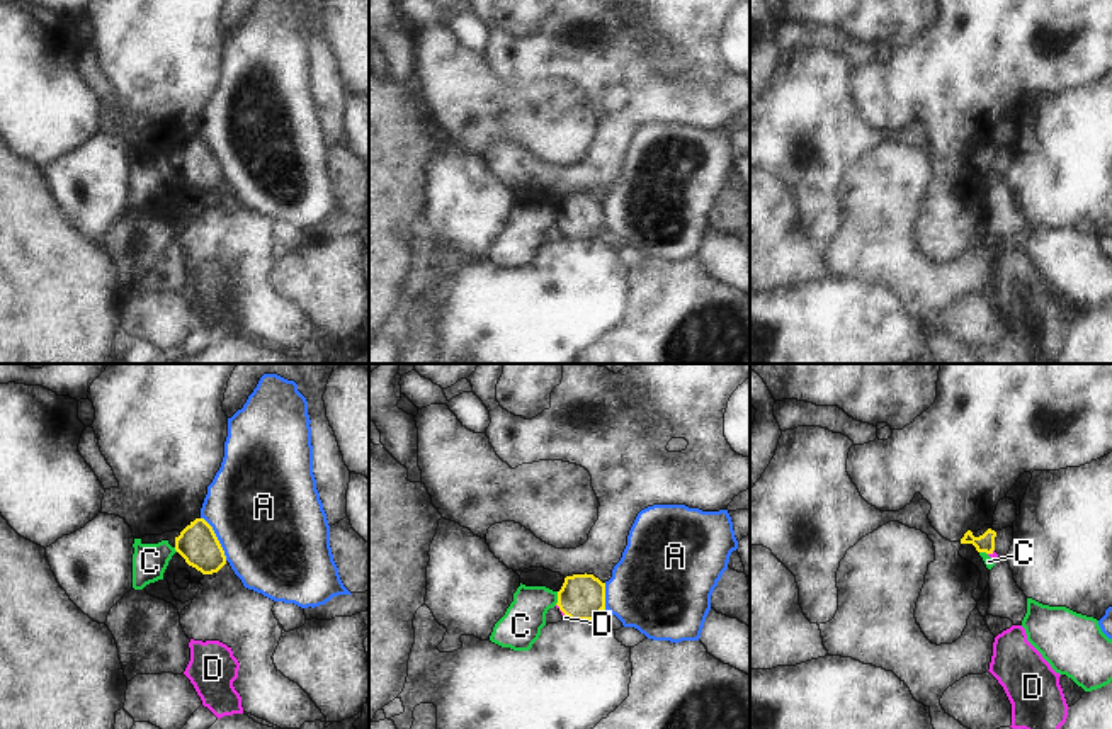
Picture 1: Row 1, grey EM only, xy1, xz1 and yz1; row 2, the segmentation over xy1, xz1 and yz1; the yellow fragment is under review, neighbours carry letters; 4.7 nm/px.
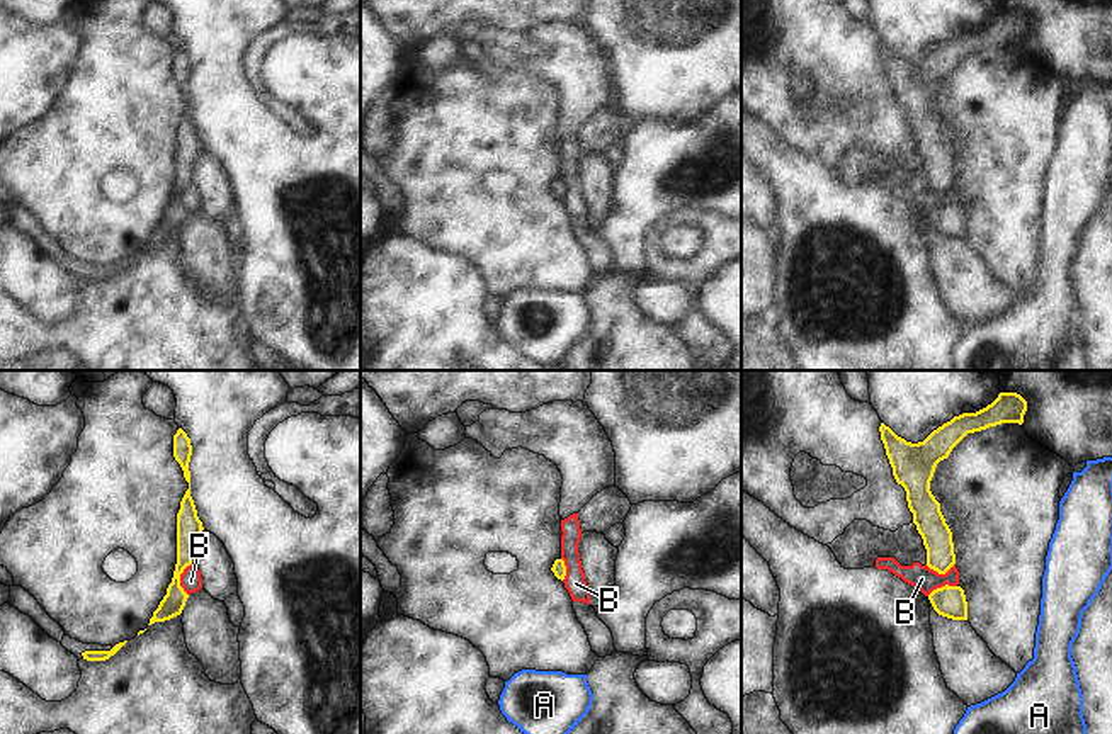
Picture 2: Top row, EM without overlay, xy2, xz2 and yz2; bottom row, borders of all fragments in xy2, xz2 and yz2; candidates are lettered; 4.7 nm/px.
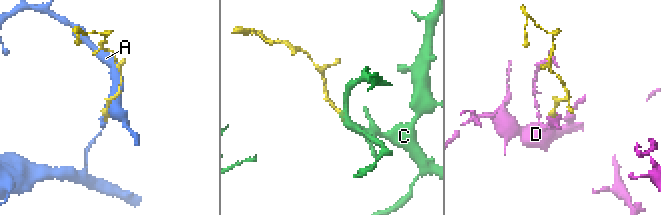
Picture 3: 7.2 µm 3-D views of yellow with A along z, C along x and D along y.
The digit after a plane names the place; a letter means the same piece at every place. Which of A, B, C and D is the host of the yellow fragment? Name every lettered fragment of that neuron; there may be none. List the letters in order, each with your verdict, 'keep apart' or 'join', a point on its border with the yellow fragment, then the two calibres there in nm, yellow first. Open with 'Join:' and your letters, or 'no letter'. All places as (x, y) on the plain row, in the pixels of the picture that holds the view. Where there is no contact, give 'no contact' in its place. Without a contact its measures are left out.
Join: D
A: keep apart; contact xy1 (216, 158); calibres 190 and 480 nm
B: keep apart; contact xy2 (179, 199); calibres 120 and 100 nm
C: keep apart; contact xz1 (558, 218); calibres 220 and 190 nm
D: join; contact xz1 (563, 231); calibres 220 and 20 nm

